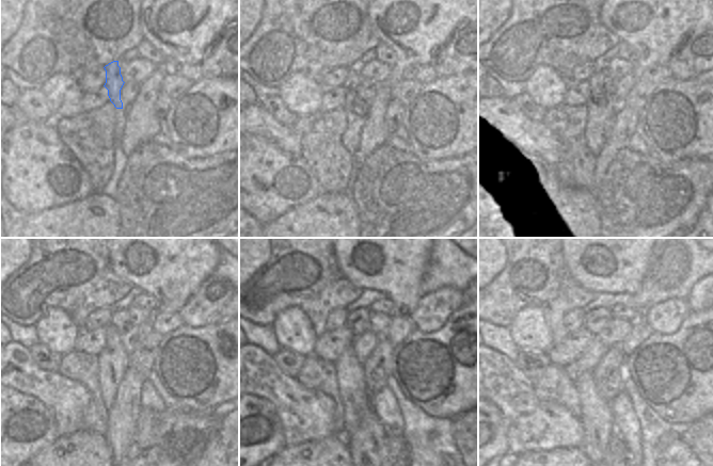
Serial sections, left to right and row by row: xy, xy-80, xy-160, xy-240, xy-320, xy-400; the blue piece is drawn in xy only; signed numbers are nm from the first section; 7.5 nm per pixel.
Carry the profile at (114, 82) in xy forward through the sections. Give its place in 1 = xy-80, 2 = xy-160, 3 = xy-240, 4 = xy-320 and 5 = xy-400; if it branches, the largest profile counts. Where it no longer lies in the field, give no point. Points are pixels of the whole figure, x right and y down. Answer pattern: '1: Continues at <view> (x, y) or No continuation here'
1: Continues at xy-80 (355, 110)
2: Continues at xy-160 (600, 112)
3: Continues at xy-240 (112, 363)
4: Continues at xy-320 (355, 399)
5: Continues at xy-400 (595, 413)

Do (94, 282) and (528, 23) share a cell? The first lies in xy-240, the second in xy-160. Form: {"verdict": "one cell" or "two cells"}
{"verdict": "one cell"}

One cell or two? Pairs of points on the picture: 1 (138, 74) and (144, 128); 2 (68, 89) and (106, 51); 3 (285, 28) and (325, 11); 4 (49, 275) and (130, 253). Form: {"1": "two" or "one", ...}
{"1": "two", "2": "two", "3": "one", "4": "two"}

